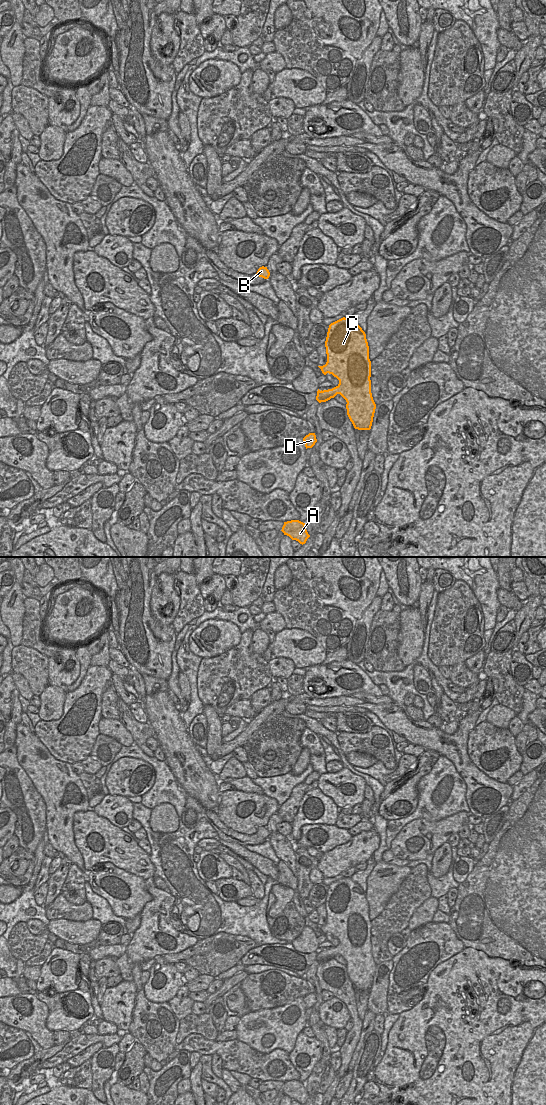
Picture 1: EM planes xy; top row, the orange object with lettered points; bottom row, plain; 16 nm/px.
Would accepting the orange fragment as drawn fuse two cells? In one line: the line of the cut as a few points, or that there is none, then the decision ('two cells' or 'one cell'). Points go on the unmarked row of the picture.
no cut; one cell

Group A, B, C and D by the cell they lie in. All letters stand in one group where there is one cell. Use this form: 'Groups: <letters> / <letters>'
Groups: A B C D

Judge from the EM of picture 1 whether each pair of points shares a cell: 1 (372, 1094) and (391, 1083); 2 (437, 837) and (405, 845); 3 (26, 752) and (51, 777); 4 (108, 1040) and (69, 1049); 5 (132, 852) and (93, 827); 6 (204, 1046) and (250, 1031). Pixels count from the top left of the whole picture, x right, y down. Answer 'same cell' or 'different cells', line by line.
1: different cells
2: same cell
3: same cell
4: same cell
5: same cell
6: different cells

